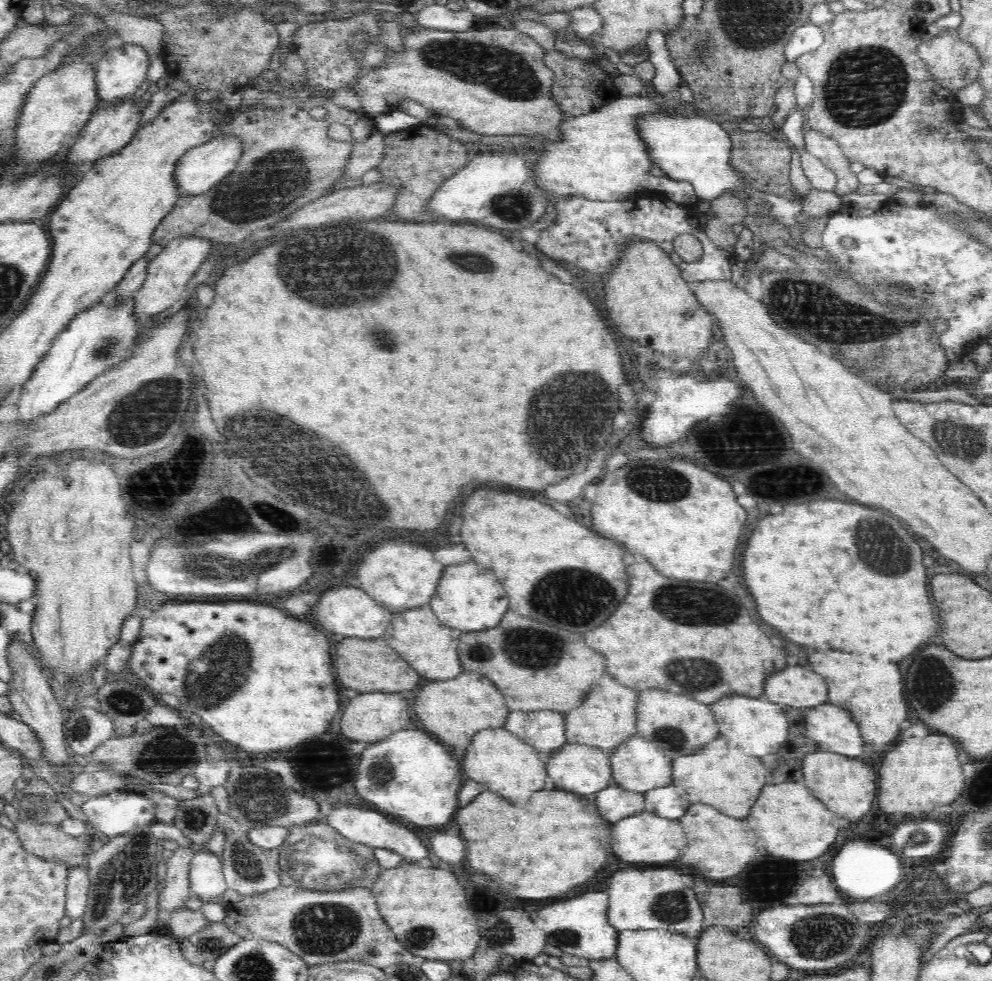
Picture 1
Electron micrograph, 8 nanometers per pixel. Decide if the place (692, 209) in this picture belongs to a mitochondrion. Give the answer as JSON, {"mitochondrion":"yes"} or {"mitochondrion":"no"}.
{"mitochondrion":"no"}

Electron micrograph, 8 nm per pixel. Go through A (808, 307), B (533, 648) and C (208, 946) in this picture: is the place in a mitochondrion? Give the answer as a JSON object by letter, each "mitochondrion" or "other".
{"A":"mitochondrion","B":"mitochondrion","C":"mitochondrion"}

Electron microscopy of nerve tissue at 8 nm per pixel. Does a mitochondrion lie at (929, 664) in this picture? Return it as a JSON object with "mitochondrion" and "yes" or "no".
{"mitochondrion":"yes"}

